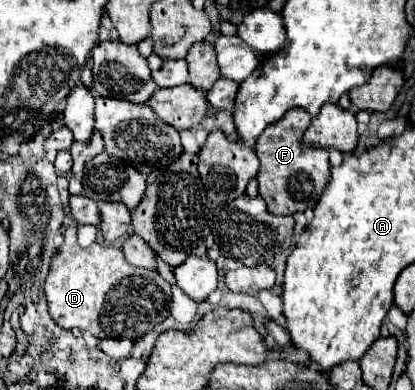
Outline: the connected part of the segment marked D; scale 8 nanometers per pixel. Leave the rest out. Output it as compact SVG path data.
M72 225L72 227L66 227L66 231L64 231L64 245L58 247L58 253L54 255L54 259L52 259L52 263L50 263L50 273L48 273L46 283L44 283L44 293L46 293L46 299L48 299L48 311L50 311L52 319L54 319L60 327L64 327L64 329L74 329L74 327L78 327L80 331L90 331L90 333L96 335L96 337L114 337L114 339L122 339L122 337L126 337L126 339L138 339L138 337L146 335L152 327L160 325L160 323L170 315L170 305L172 305L170 285L168 285L156 271L132 267L132 265L124 259L124 253L122 253L120 247L104 247L104 245L100 245L100 243L94 243L94 245L90 245L88 249L82 249L82 247L78 245L76 227L74 227L74 225Z

